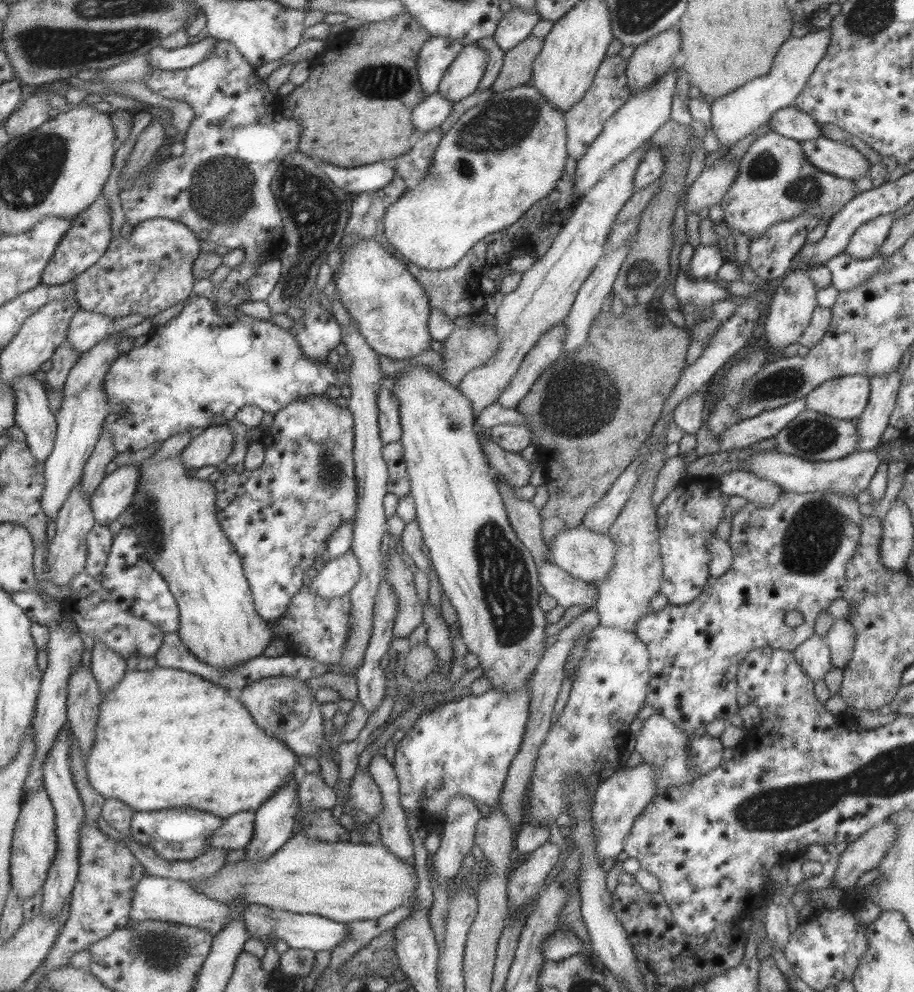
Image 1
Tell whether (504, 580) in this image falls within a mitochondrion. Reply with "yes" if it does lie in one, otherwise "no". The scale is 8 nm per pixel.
yes

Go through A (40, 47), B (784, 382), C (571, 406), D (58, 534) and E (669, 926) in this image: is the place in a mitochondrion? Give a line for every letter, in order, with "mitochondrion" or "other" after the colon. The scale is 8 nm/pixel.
A: mitochondrion
B: mitochondrion
C: mitochondrion
D: other
E: other

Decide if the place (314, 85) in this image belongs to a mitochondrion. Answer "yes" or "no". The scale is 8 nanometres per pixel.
no

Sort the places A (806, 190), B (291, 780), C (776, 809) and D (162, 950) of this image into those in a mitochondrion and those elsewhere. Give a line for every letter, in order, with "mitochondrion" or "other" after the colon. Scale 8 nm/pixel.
A: mitochondrion
B: other
C: mitochondrion
D: mitochondrion

